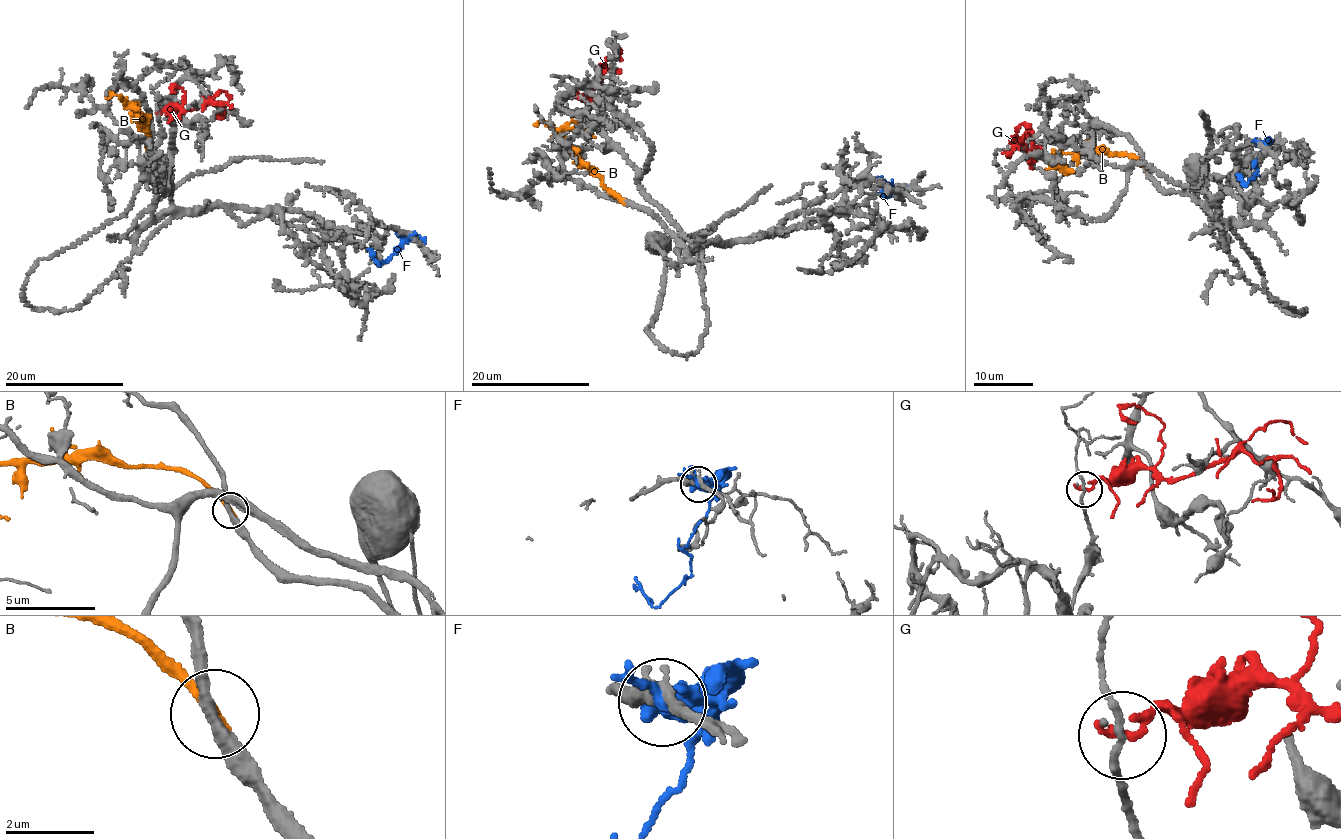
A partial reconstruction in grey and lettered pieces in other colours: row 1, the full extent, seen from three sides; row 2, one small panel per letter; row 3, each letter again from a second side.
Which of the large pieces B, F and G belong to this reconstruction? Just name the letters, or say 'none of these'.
B

